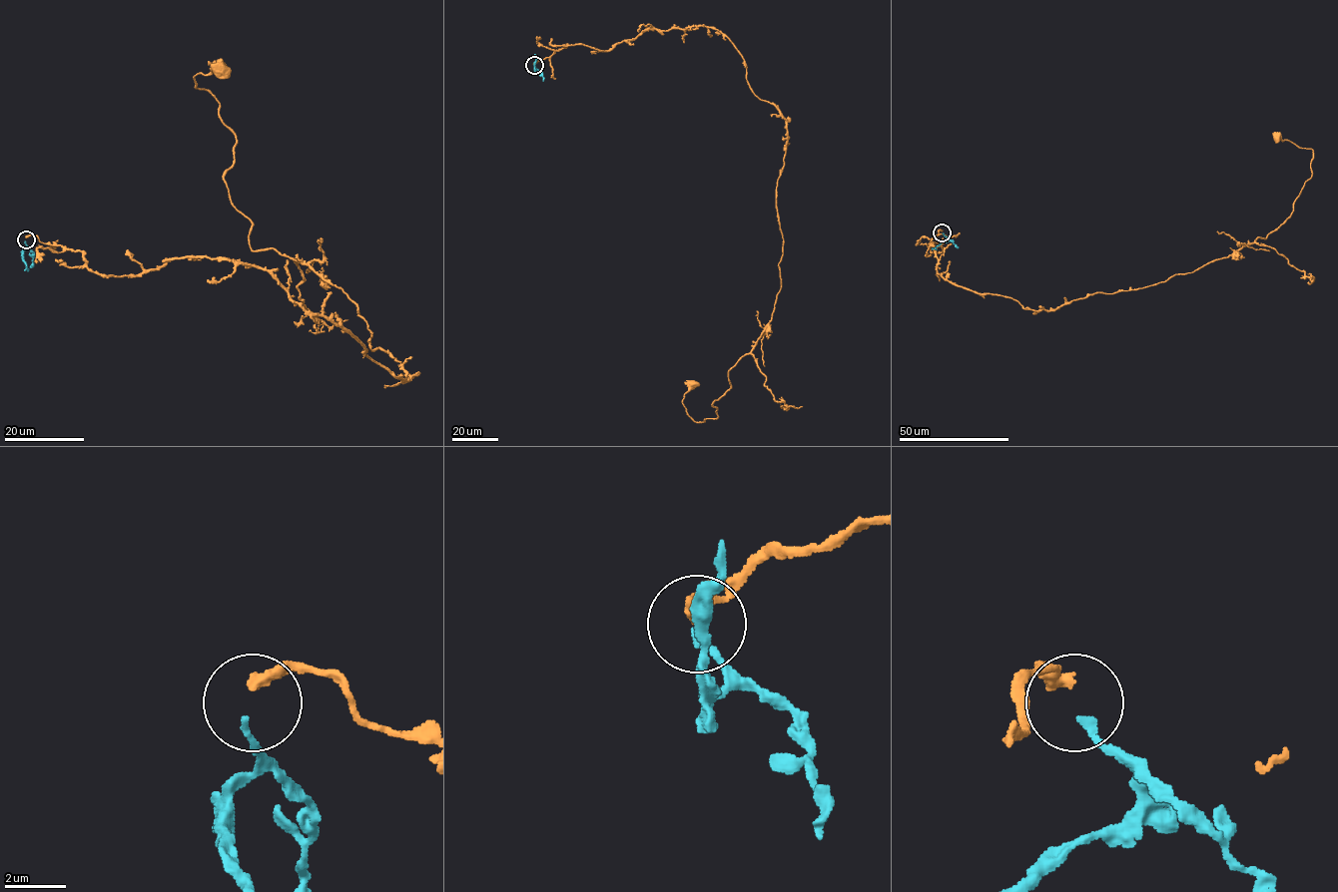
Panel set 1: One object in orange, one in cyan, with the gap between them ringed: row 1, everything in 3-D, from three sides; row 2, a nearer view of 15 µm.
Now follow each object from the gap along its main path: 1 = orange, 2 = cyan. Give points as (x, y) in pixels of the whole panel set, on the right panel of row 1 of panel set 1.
1: (942, 231), (938, 273), (1025, 308), (1156, 284), (1285, 222), (1313, 155), (1277, 136)
2: (942, 232), (947, 239), (931, 248)

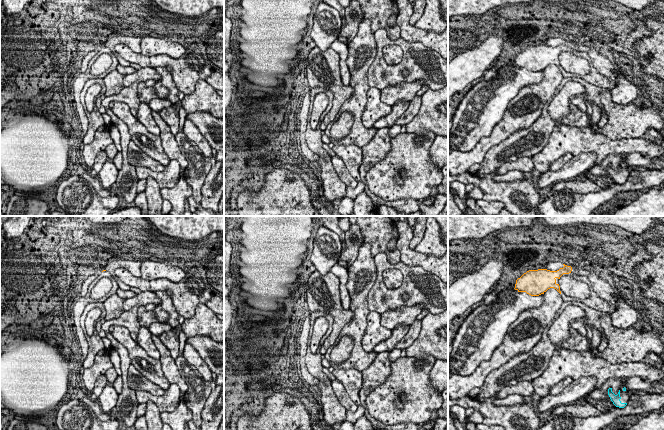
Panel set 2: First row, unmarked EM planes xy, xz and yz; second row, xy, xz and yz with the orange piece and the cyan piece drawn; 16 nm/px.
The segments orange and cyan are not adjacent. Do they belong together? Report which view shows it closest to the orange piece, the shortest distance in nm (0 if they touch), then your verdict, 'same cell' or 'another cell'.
view yz; gap 1700 nm; same cell

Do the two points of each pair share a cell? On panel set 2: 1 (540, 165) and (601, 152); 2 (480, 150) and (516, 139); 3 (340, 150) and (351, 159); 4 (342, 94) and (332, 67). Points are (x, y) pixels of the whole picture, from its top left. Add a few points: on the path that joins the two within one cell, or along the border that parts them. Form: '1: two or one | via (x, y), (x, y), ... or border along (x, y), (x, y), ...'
1: one | via (555, 150), (561, 145), (586, 145)
2: two | border along (511, 134), (493, 145), (480, 162), (474, 163)
3: one | via (343, 151), (348, 156)
4: one | via (336, 87), (336, 79), (333, 74)

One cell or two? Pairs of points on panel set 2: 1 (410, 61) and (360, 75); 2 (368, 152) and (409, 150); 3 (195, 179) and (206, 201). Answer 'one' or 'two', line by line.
1: two
2: two
3: two

